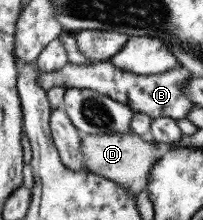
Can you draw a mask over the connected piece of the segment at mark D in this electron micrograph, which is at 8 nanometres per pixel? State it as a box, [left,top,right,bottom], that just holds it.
[80,132,159,196]

